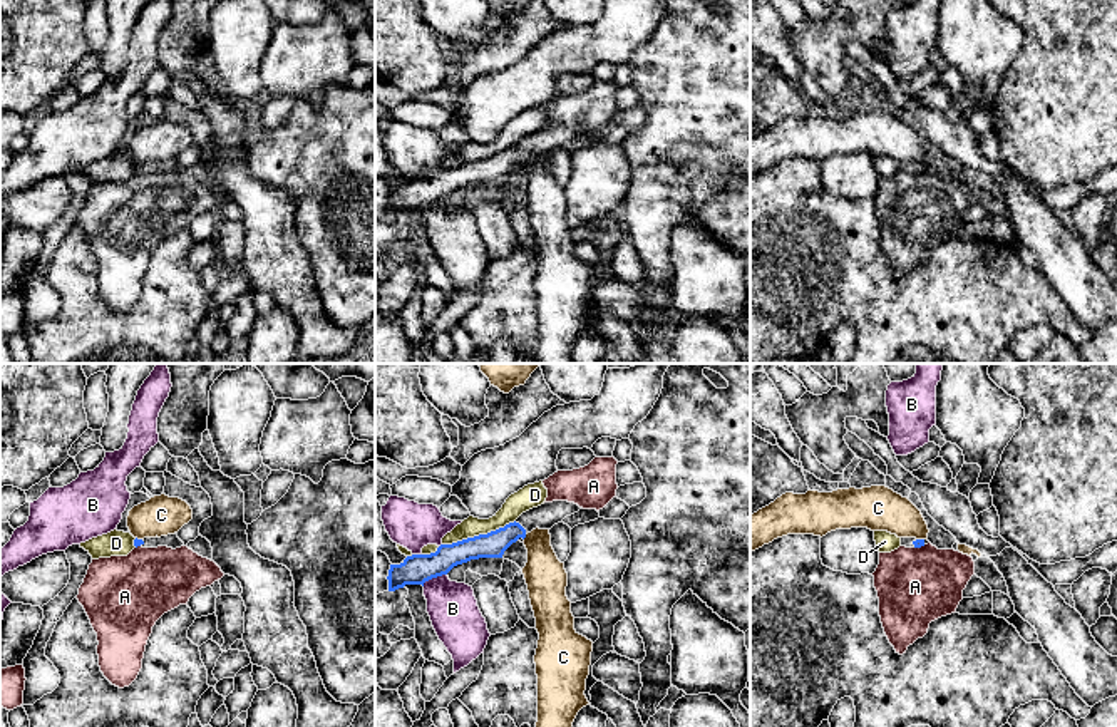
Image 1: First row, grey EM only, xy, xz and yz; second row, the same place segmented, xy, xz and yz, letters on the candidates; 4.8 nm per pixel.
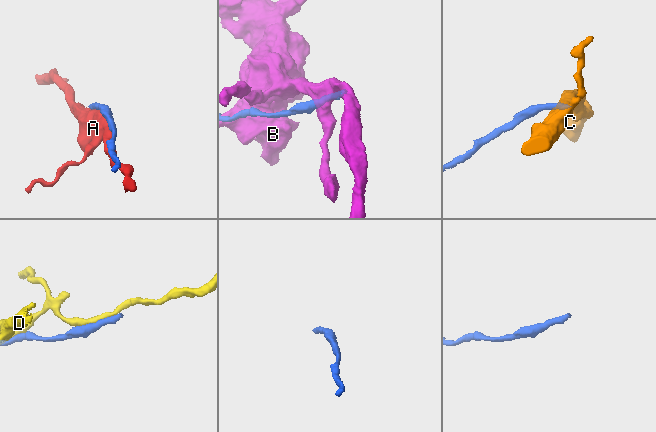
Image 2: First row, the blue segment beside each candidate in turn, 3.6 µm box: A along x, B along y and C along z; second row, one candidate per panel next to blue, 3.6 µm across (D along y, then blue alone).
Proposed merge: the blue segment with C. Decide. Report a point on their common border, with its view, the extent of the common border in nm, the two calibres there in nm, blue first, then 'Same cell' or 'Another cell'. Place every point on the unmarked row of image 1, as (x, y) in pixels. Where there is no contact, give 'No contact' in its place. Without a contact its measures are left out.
Touches blue at xz (525, 161). Shared border 30 nm. Thickness 130 nm (blue) against 200 nm. Another cell

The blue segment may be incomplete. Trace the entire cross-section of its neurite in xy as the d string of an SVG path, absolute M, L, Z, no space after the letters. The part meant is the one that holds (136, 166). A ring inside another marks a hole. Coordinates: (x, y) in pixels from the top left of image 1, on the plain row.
M167 159L167 161L161 161L161 162L144 162L144 164L134 164L134 171L142 171L142 173L157 173L157 171L167 171L167 173L181 173L184 171L184 168L178 162L178 159Z

